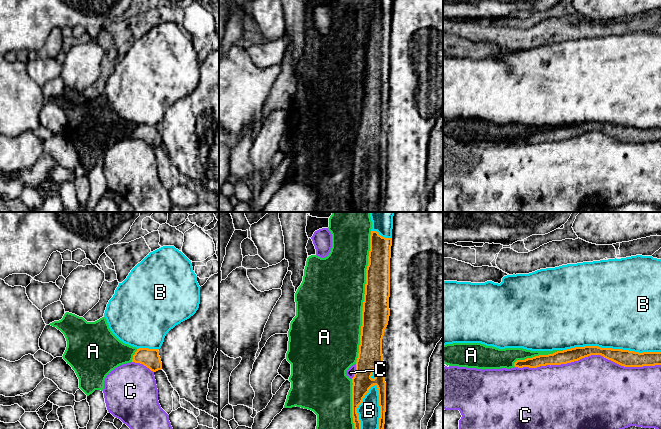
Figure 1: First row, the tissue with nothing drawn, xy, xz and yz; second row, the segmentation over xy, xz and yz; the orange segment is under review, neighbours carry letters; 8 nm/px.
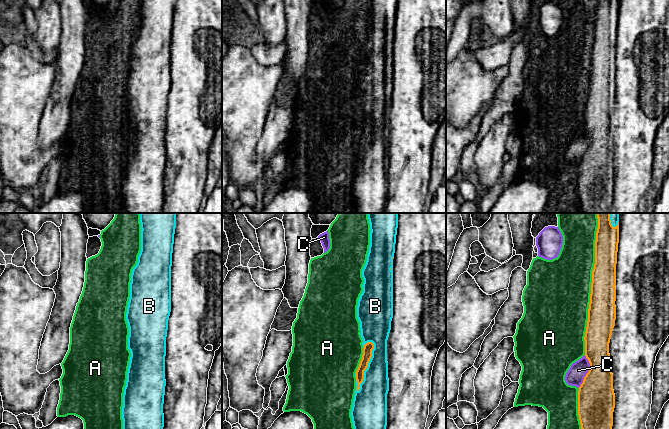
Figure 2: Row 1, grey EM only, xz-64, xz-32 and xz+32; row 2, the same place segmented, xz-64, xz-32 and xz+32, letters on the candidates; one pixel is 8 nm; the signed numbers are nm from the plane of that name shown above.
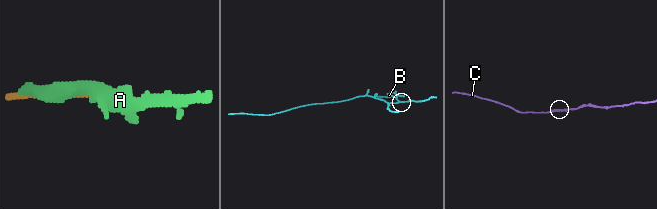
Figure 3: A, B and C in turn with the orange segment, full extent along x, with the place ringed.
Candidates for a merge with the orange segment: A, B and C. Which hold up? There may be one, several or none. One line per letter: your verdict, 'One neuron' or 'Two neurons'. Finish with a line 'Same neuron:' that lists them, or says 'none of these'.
A: Two neurons
B: Two neurons
C: Two neurons
Same neuron: none of these

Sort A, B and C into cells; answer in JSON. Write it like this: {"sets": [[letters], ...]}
{"sets": [["A"], ["B"], ["C"]]}

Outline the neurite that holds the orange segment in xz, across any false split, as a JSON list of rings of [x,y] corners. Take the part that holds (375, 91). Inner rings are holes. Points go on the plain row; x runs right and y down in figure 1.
[[[371,7],[359,129],[356,137],[356,148],[352,154],[352,193],[358,212],[361,212],[361,198],[357,184],[374,161],[378,164],[380,182],[376,212],[381,212],[385,200],[386,158],[382,115],[390,92],[391,22],[392,14],[385,14],[377,7]]]

